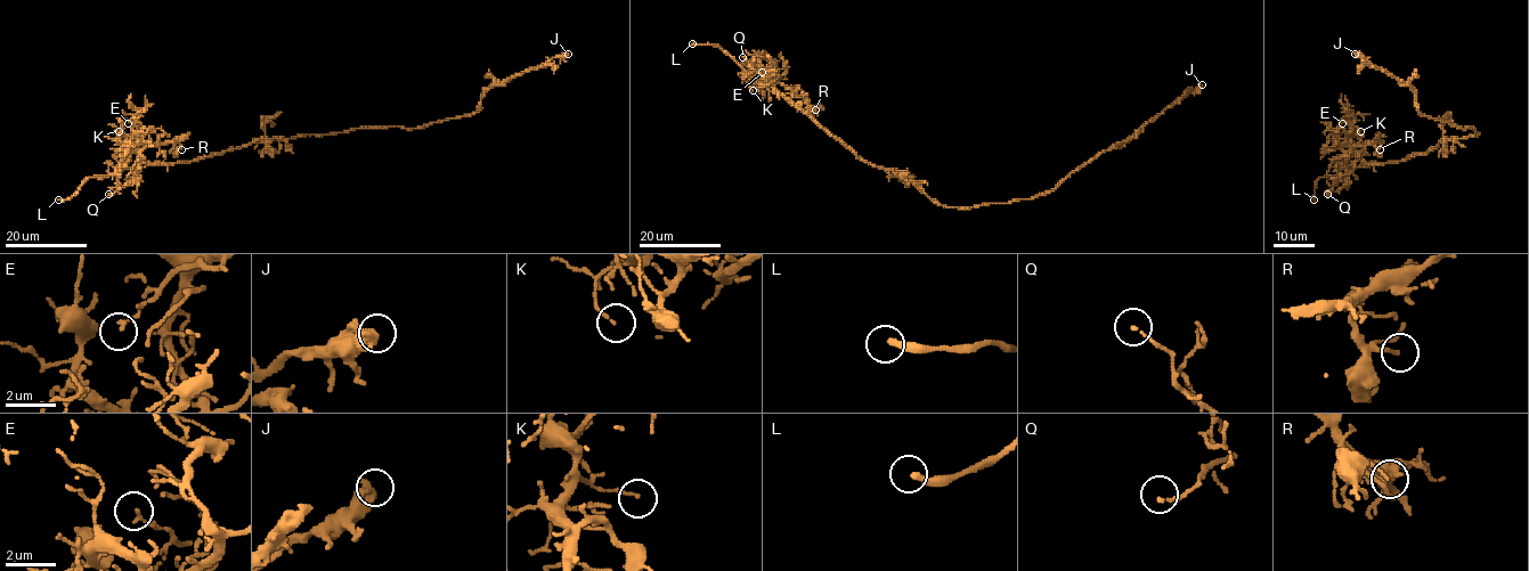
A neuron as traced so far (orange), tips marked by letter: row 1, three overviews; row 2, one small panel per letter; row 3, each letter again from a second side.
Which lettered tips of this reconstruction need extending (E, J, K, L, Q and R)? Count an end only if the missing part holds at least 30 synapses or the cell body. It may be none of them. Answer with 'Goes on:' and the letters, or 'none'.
Goes on: L

